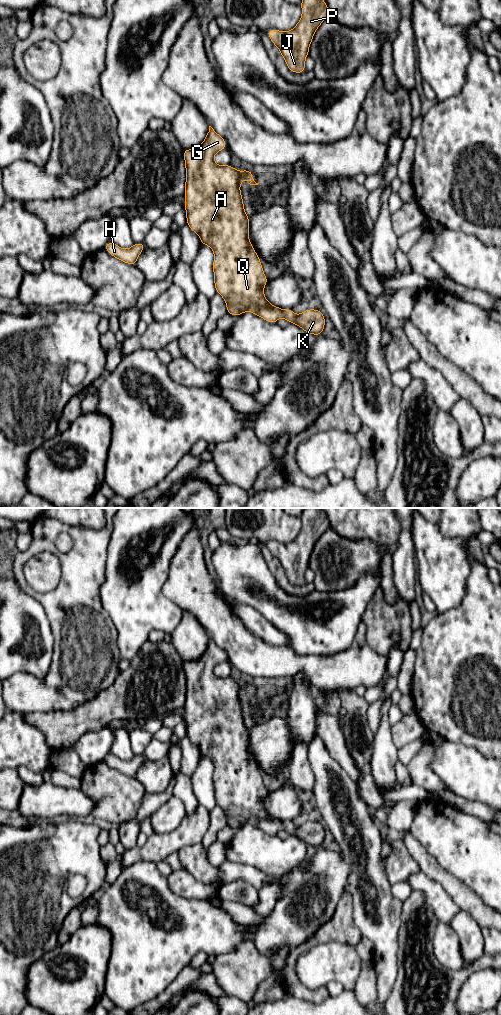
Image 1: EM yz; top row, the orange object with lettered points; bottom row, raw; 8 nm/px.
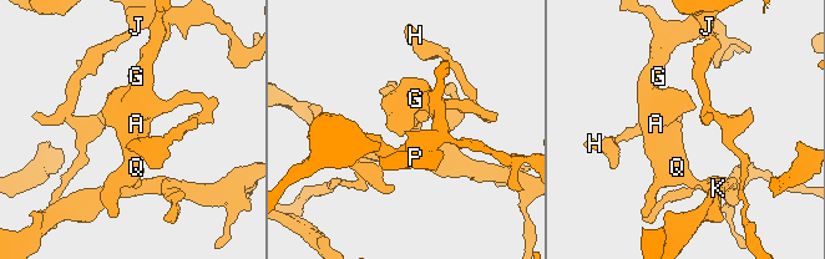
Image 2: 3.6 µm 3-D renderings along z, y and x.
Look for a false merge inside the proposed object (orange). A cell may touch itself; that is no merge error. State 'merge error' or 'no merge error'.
no merge error

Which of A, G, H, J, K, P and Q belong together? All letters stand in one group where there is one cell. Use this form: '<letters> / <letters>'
A G H J K P Q

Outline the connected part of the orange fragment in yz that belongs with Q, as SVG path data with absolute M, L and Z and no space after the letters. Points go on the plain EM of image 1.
M209 638L207 648L198 660L186 661L183 663L186 681L185 693L185 714L186 731L189 740L200 748L201 757L208 757L214 764L213 785L214 799L225 812L227 825L240 828L246 823L263 830L266 834L276 835L278 831L285 830L289 835L294 835L302 840L306 845L321 847L325 839L325 829L323 825L316 821L307 821L296 827L291 821L281 821L269 815L264 807L264 798L268 791L265 788L260 774L260 769L255 764L248 748L249 728L245 725L243 710L240 703L242 692L247 691L250 697L258 697L253 691L250 682L237 683L230 676L221 678L215 675L214 668L217 664L227 660L226 653Z

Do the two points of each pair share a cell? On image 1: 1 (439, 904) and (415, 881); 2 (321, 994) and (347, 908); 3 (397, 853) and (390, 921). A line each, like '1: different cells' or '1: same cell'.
1: same cell
2: same cell
3: different cells

